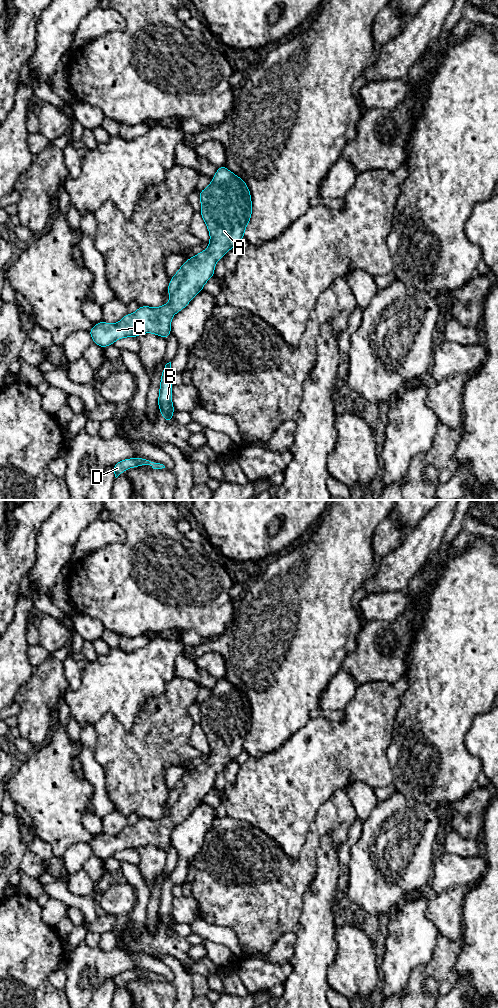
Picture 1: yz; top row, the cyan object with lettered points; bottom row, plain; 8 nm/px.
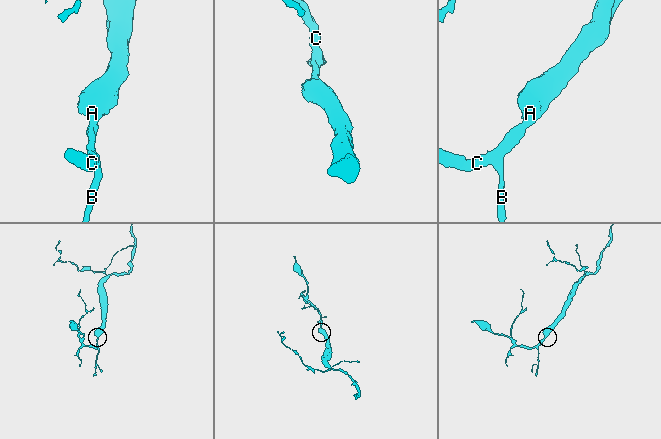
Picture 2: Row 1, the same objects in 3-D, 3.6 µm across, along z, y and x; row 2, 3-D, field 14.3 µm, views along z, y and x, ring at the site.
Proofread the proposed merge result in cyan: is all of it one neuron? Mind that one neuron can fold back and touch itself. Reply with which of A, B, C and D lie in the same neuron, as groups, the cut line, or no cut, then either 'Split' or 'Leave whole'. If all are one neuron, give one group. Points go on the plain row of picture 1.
Groups: A B C D. No split. Leave whole

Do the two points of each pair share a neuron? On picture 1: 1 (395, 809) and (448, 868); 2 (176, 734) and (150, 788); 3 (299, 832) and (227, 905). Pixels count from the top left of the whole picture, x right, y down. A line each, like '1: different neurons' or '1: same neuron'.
1: different neurons
2: same neuron
3: different neurons

